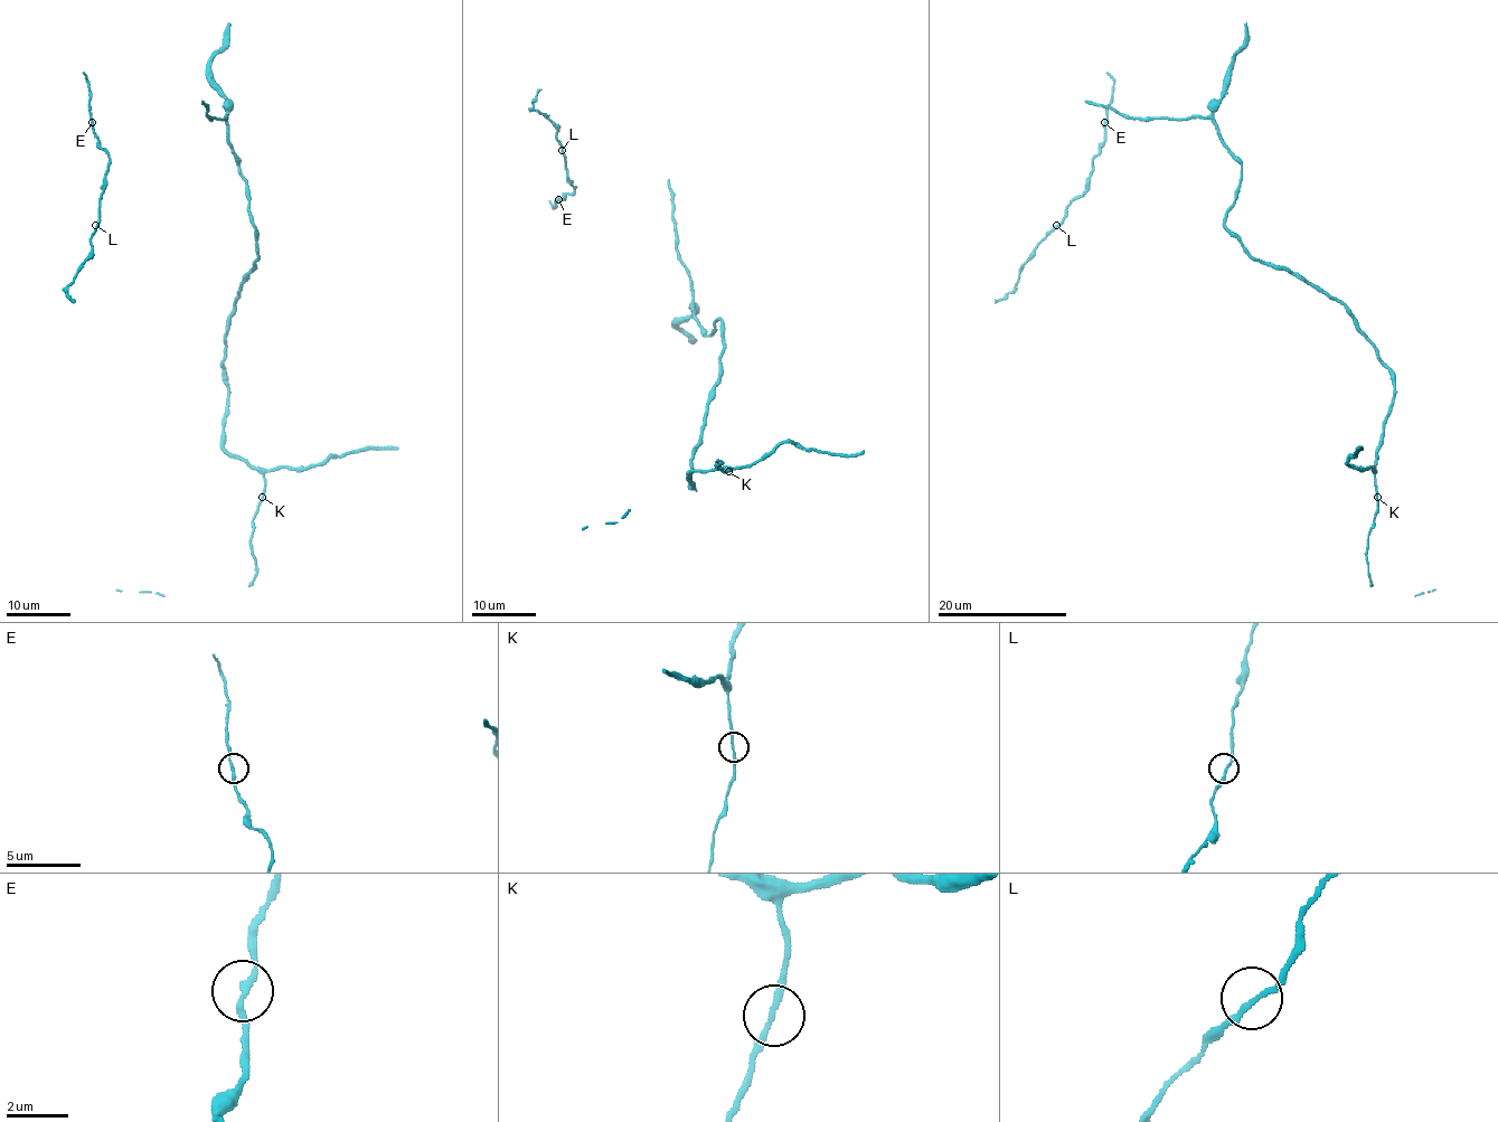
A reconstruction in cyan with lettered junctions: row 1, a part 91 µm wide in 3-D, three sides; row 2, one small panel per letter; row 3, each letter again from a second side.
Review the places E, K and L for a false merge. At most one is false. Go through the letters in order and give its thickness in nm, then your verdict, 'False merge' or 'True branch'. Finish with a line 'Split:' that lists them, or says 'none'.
E: Thickness 170 nm. True branch
K: Thickness 170 nm. True branch
L: Thickness 170 nm. True branch
Split: none

